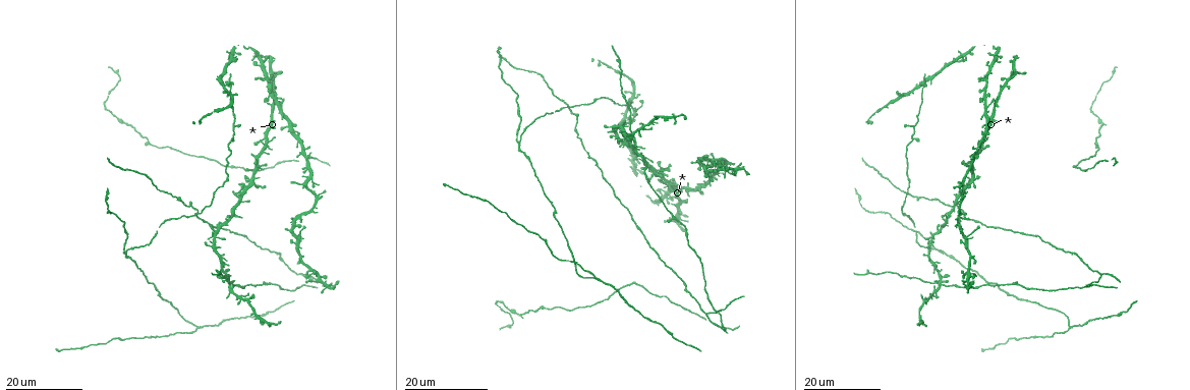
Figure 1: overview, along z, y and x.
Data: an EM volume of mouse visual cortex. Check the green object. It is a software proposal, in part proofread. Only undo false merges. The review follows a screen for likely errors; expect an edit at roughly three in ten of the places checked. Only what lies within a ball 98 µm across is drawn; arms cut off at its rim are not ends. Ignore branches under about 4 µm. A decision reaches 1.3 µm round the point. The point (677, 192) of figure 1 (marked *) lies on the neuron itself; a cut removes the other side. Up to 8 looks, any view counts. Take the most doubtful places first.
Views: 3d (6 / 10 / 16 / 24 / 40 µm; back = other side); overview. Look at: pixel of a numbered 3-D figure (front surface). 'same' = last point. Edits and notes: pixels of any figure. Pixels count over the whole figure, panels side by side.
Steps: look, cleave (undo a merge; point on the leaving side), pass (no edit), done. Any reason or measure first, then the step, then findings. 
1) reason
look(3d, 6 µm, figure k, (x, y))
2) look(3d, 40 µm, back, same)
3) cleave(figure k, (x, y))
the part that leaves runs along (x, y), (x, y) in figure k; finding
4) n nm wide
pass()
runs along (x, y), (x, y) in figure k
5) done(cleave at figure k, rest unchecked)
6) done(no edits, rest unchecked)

two arms in line, one across
look(3d, 16 µm, figure 1, (706, 315))

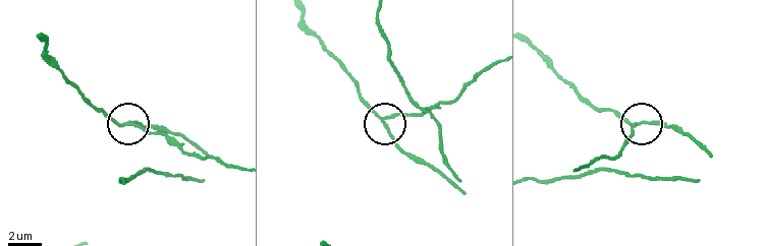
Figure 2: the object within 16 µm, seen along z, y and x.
look(3d, 6 µm, figure 2, (383, 121))

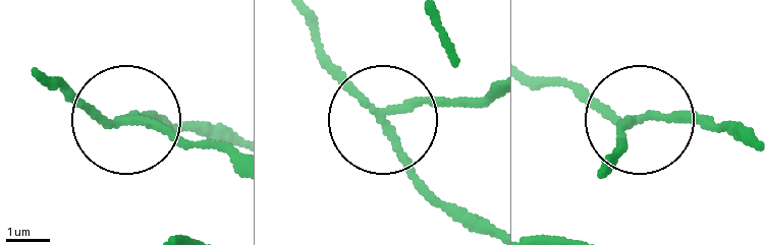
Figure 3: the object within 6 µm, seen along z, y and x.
160 nm wide
cleave(figure 3, (186, 149))
the part that leaves runs along (138, 120), (233, 145) in figure 3; a second neuron is stuck on

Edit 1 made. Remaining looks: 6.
look(3d, 24 µm, figure 1, (296, 239))

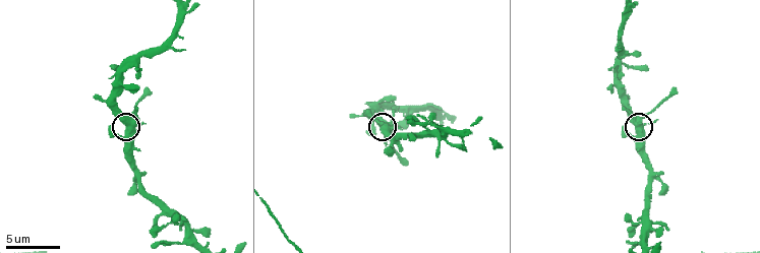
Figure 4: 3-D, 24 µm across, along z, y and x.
look(3d, 6 µm, figure 4, (131, 121))

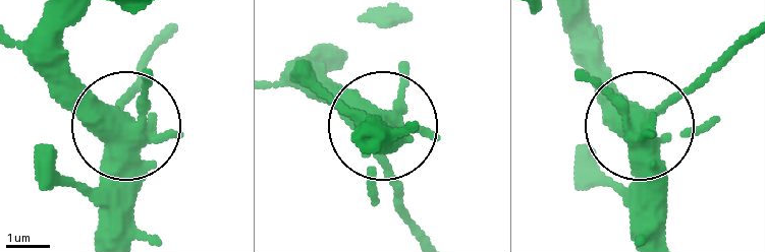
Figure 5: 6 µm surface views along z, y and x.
pass()
all the same neuron

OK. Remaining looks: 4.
four or more arms meet
look(3d, 16 µm, figure 1, (636, 138))

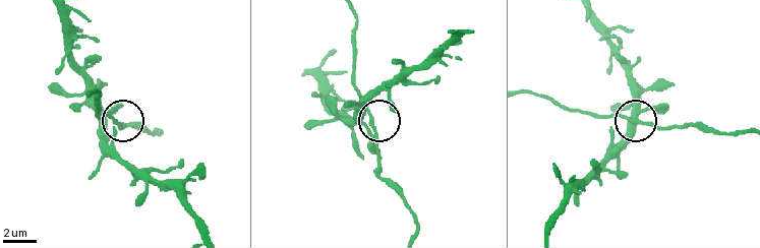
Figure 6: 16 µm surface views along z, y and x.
look(3d, 10 µm, figure 6, (637, 122))

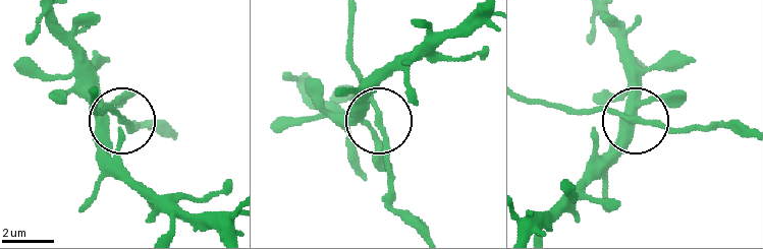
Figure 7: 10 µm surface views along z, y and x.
350 nm wide
pass()
one neuron here

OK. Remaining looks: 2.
branch point
look(3d, 24 µm, figure 1, (517, 144))

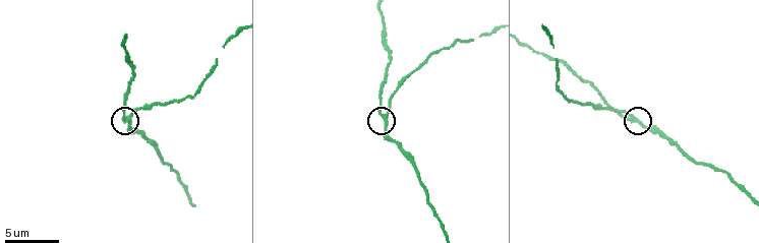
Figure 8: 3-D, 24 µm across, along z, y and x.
zoom in
look(3d, 10 µm, figure 8, (127, 120))

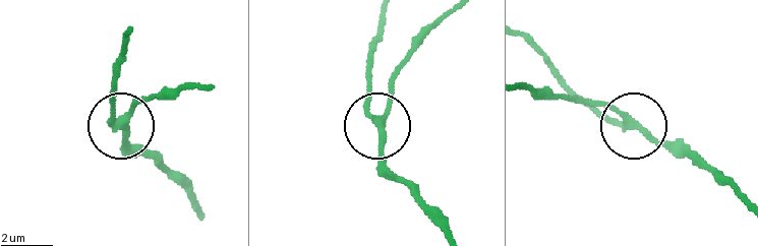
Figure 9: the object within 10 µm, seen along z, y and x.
3 arms
pass()
runs along (199, 84), (142, 98), (114, 123), (114, 79) in figure 9; one neuron here

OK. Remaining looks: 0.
done(cleave at figure 3, rest unchecked)

